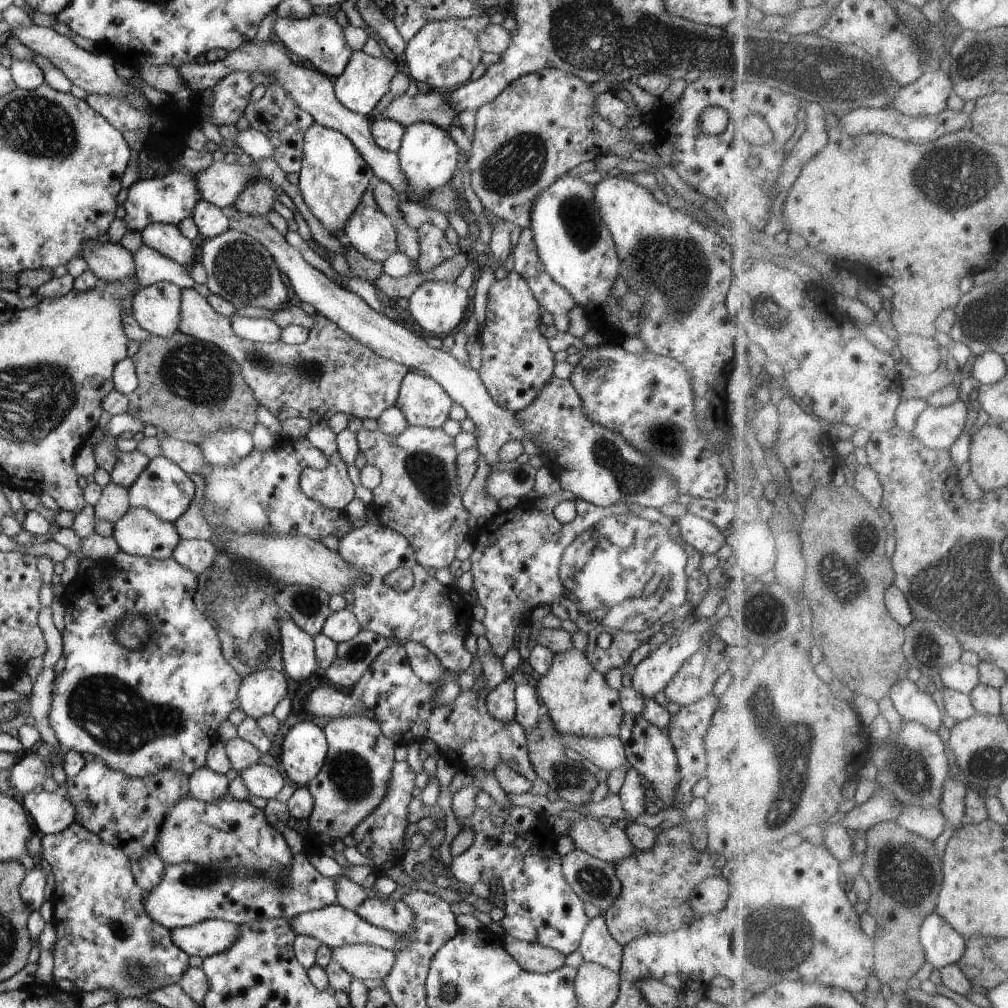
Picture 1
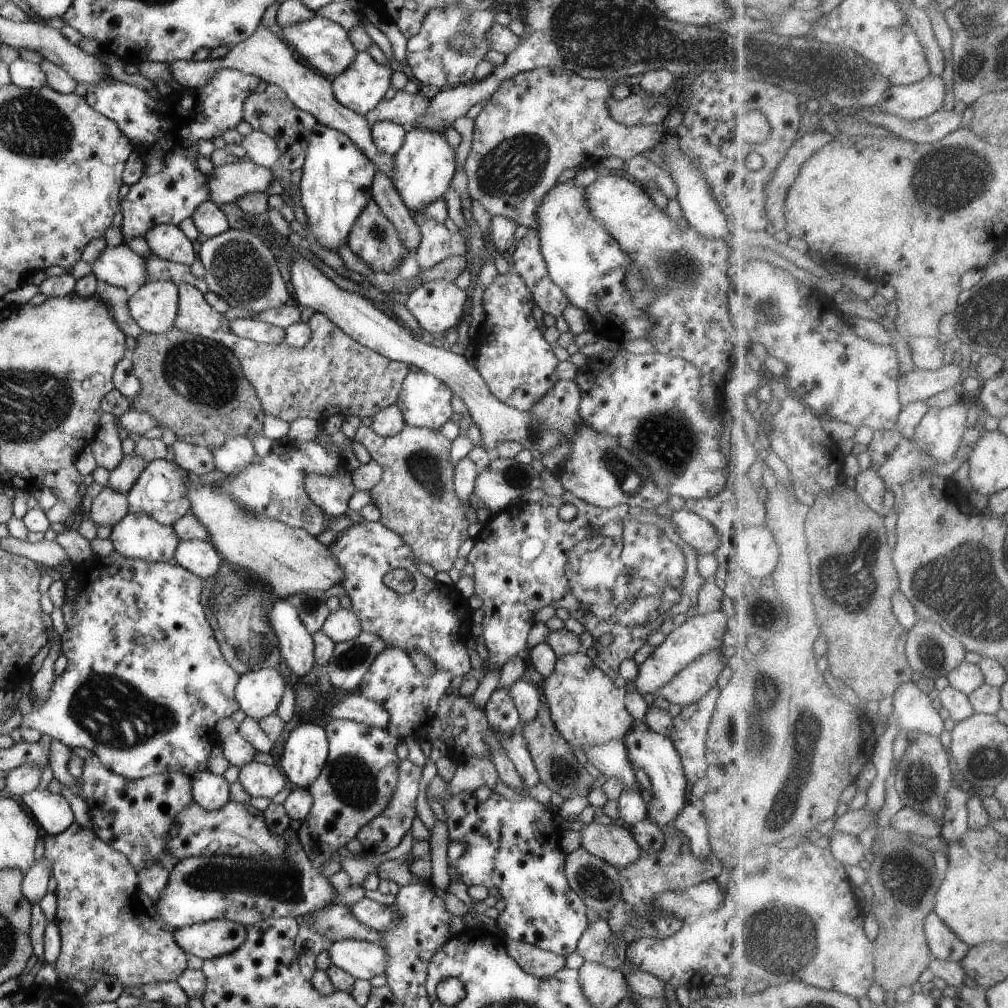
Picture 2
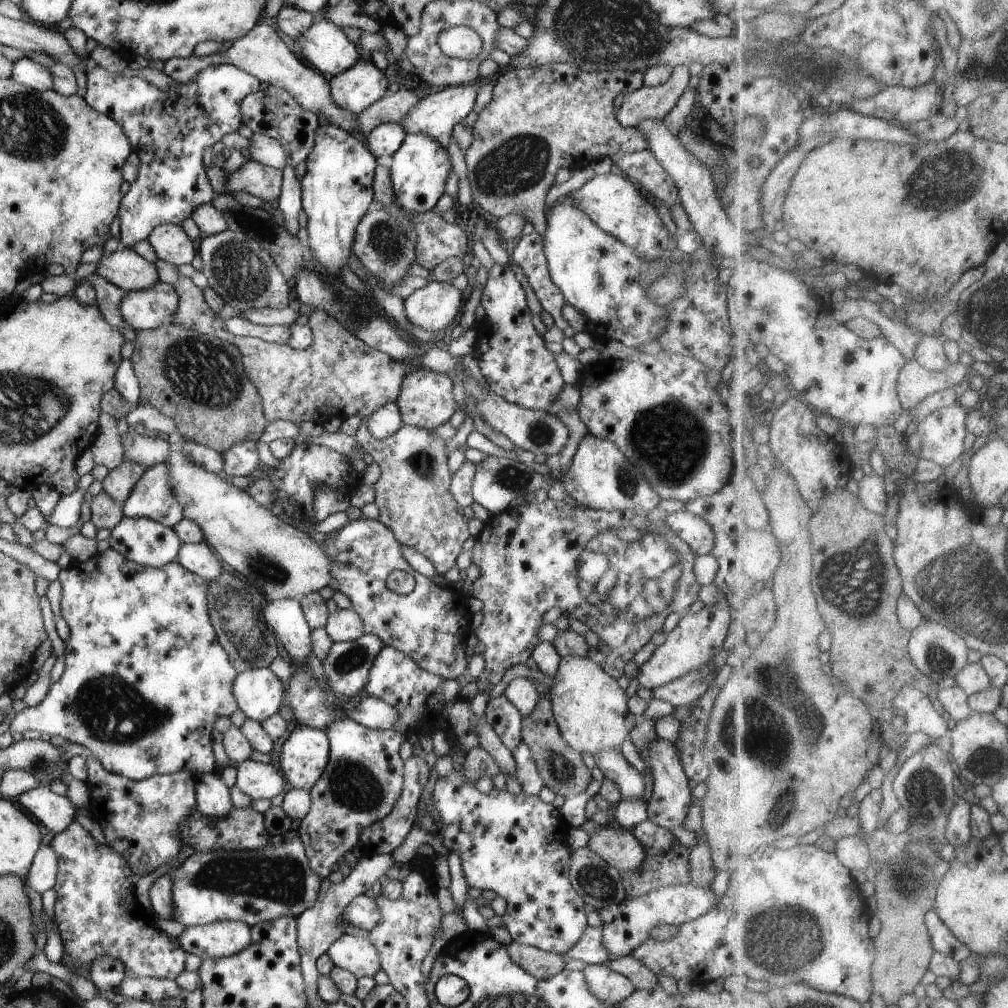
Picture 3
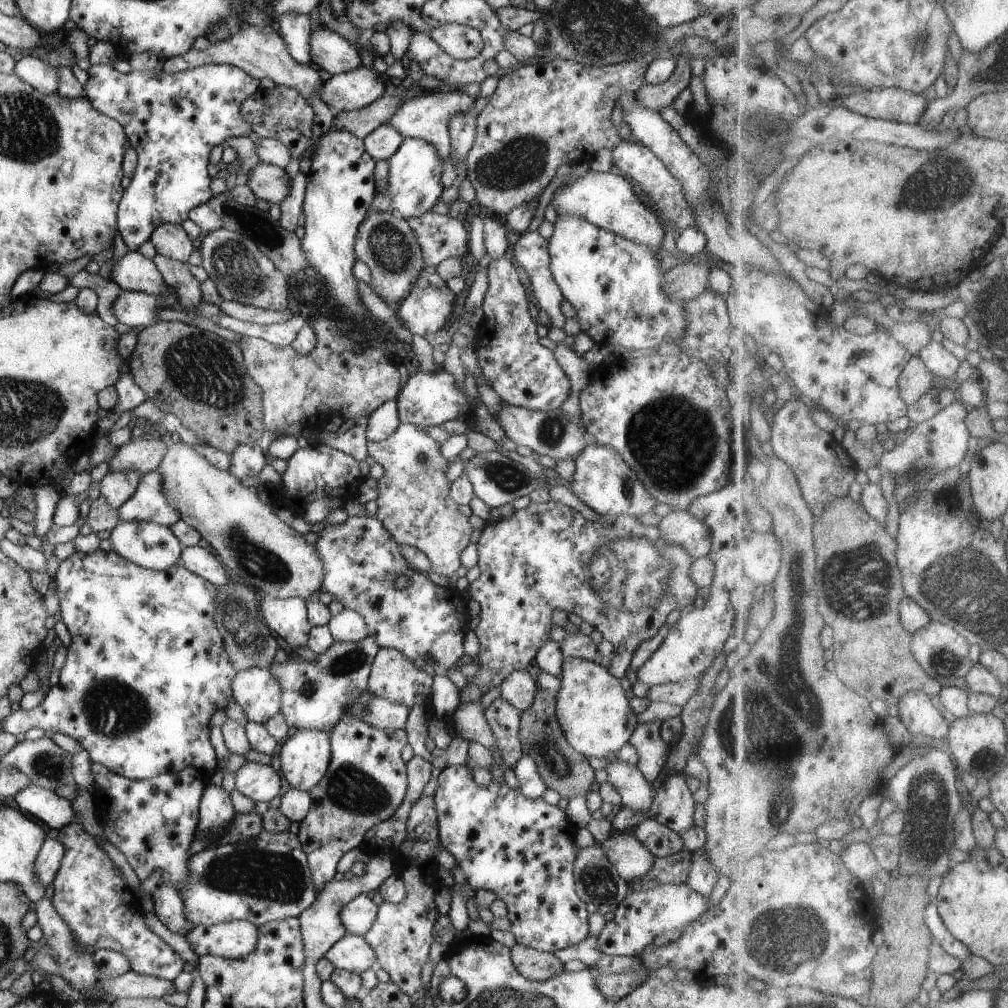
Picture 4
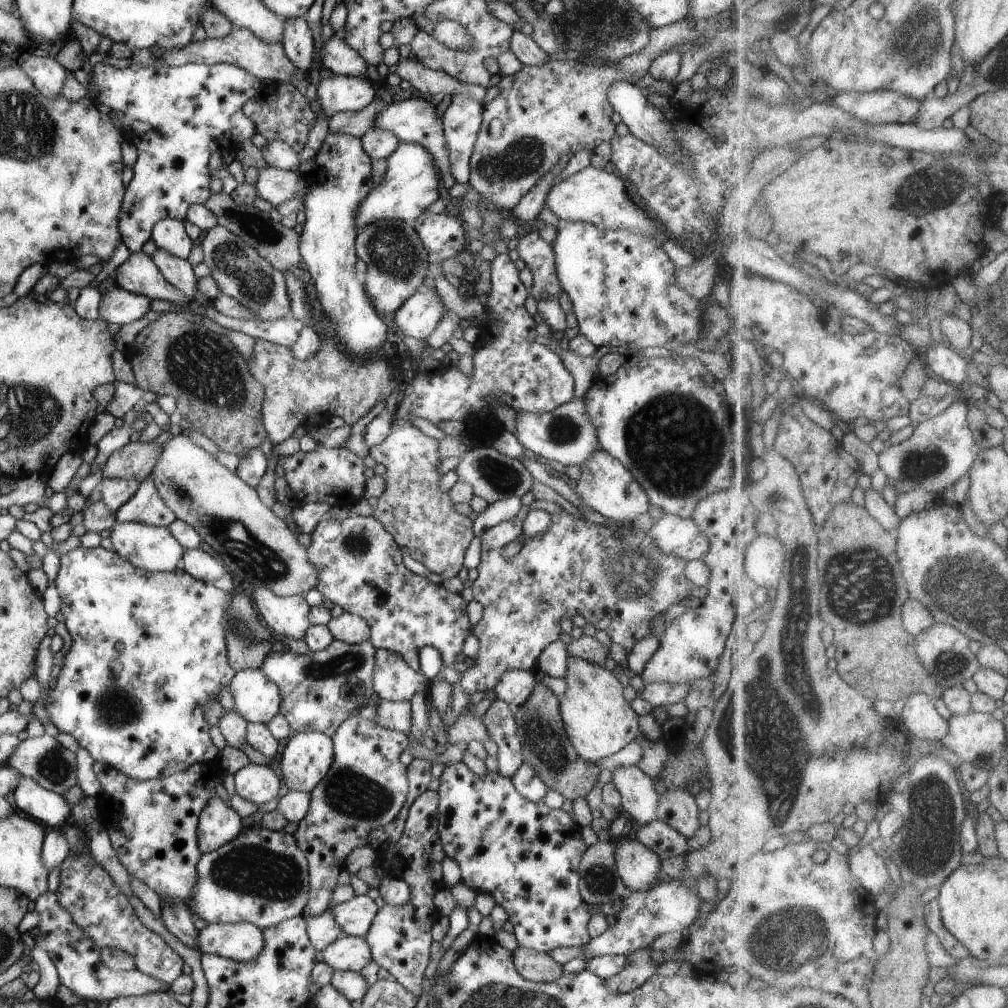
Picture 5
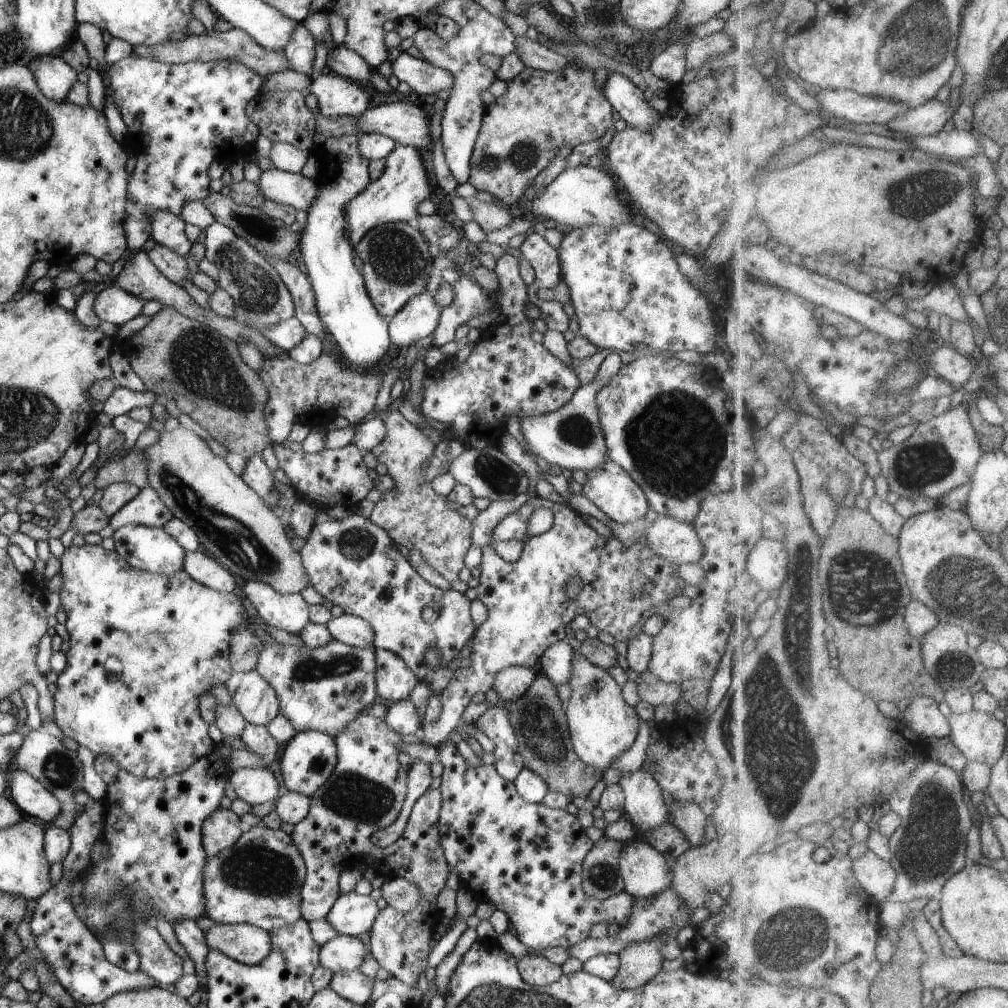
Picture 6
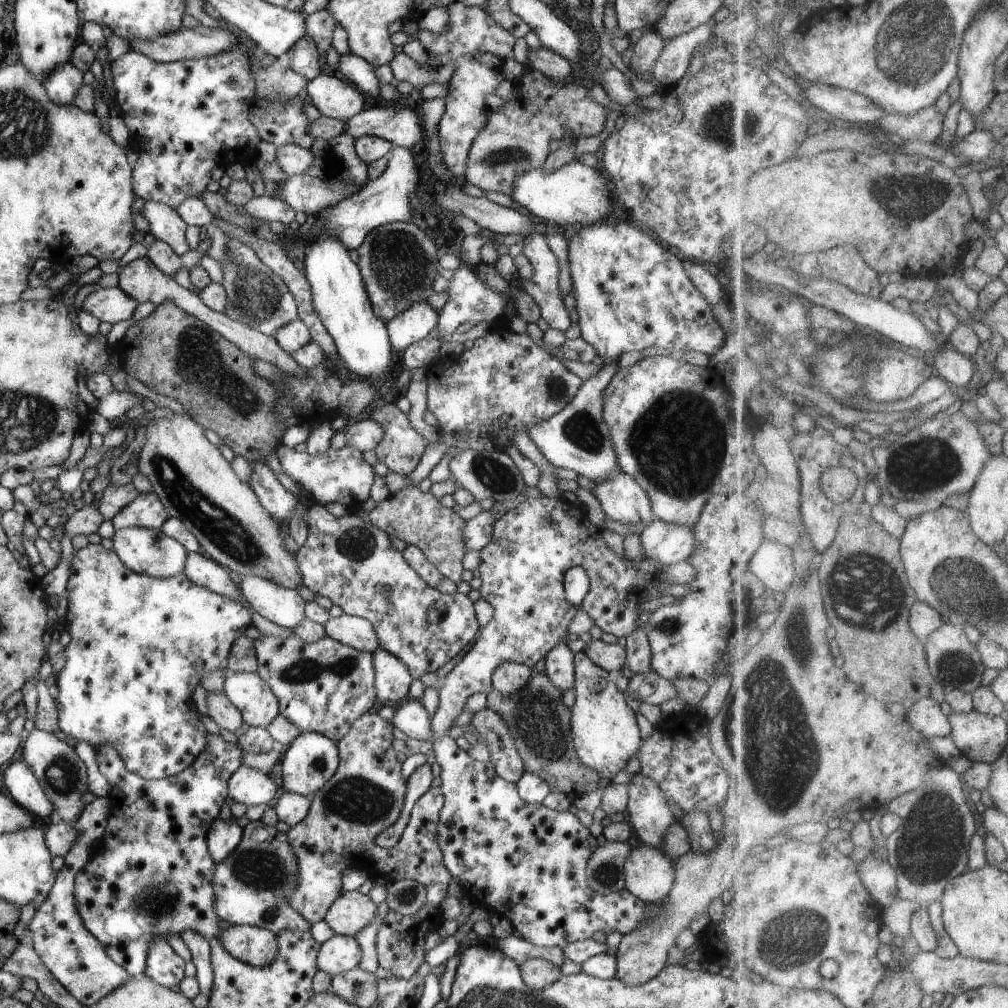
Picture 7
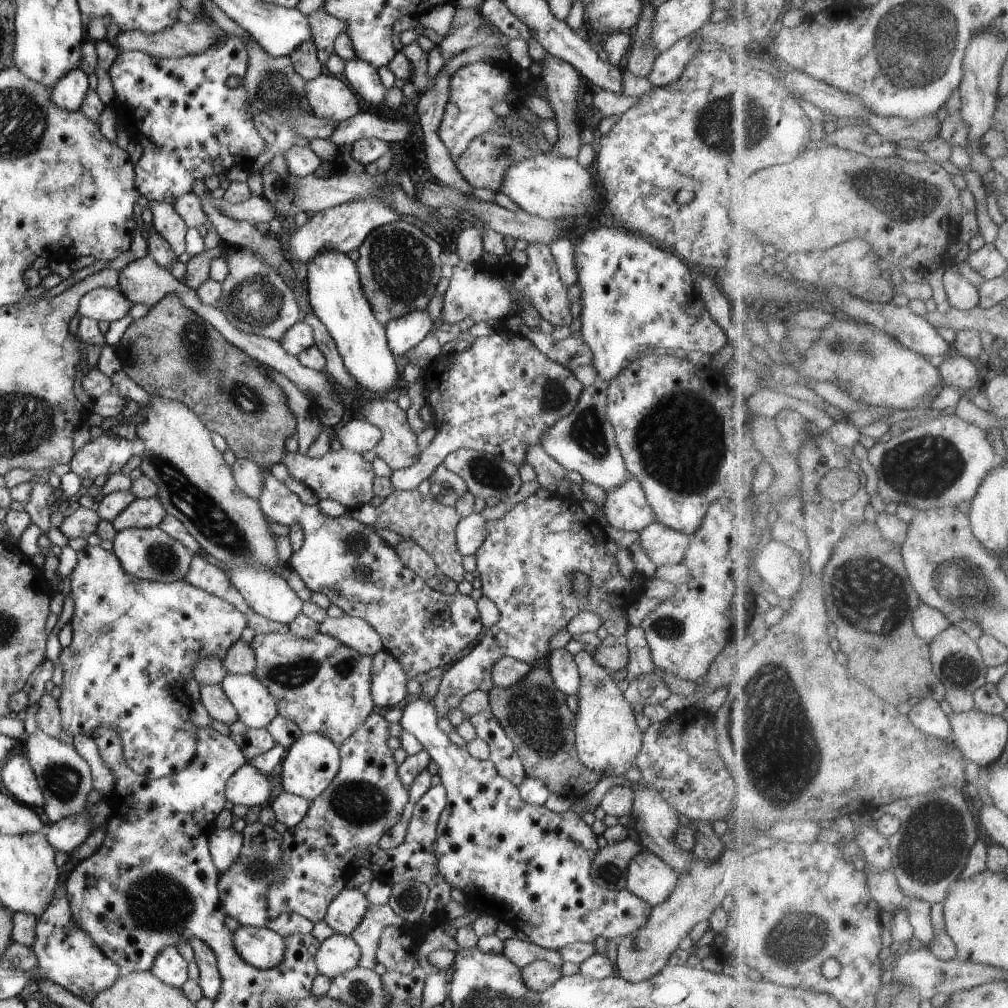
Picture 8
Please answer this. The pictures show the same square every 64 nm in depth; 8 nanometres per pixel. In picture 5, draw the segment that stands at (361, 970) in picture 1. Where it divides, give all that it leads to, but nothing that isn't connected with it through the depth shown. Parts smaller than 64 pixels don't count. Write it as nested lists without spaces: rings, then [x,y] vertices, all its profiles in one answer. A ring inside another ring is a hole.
[[[344,935],[332,941],[321,952],[321,959],[333,970],[356,971],[359,973],[373,960],[369,944],[364,937]]]

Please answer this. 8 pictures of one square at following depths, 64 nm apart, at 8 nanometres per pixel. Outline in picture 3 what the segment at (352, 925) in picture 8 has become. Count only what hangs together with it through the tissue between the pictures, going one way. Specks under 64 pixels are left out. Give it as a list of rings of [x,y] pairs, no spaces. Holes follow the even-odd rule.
[[[358,895],[345,906],[342,920],[370,932],[381,921],[378,902],[368,895]]]

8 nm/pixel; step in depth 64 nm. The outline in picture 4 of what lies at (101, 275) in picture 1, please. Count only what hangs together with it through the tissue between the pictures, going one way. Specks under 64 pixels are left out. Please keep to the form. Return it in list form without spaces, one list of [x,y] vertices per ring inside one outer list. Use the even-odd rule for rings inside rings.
[[[128,251],[114,262],[109,274],[123,291],[140,291],[153,295],[167,293],[167,284],[153,260],[140,251]]]

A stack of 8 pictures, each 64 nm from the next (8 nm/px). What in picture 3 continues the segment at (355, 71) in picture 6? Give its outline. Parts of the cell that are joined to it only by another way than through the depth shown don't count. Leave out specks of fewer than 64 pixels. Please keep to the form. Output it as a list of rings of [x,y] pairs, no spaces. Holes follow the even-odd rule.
[[[322,17],[313,23],[297,40],[303,61],[322,74],[336,76],[352,68],[361,58],[356,45],[348,40],[344,29]]]

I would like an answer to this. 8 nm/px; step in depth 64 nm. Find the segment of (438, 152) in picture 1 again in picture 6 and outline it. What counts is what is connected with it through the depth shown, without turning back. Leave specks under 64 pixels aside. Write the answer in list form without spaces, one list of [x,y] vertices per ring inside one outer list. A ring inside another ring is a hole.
[[[396,145],[385,158],[381,177],[371,180],[368,186],[345,204],[345,223],[347,235],[352,246],[372,227],[384,223],[403,222],[416,228],[418,204],[433,196],[432,185],[428,181],[428,170],[422,159],[423,150],[415,146]]]

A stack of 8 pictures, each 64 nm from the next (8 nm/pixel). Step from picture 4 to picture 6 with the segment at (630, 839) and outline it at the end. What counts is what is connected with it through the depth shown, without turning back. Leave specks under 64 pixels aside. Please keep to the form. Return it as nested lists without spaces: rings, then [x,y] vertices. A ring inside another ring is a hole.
[[[628,842],[619,856],[619,873],[625,892],[633,897],[648,898],[671,886],[668,861],[650,843]]]

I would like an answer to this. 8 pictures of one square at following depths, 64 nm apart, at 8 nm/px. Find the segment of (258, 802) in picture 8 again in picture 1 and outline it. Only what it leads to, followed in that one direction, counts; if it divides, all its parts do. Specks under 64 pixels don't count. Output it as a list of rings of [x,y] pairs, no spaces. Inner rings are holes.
[[[258,763],[243,770],[239,776],[245,782],[250,796],[261,796],[266,800],[275,799],[276,794],[289,781],[280,768]]]

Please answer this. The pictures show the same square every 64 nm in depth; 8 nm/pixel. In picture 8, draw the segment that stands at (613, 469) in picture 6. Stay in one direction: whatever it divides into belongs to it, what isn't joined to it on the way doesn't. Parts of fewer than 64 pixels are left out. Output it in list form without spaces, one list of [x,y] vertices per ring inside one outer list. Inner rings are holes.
[[[634,477],[605,490],[602,508],[608,524],[618,530],[640,532],[655,521],[646,493]]]

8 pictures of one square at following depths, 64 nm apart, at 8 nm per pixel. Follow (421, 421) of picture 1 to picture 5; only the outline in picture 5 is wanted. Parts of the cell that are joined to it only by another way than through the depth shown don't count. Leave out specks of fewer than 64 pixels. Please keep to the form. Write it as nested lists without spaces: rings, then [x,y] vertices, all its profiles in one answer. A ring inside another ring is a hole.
[[[501,254],[495,257],[490,264],[490,291],[484,299],[484,305],[497,313],[497,322],[493,322],[475,343],[473,354],[474,373],[467,378],[459,369],[441,366],[433,371],[417,372],[407,374],[400,392],[400,401],[395,414],[401,421],[410,421],[412,416],[424,418],[428,422],[438,424],[444,420],[458,420],[463,422],[467,428],[472,429],[484,447],[489,437],[487,432],[492,429],[494,420],[493,409],[489,402],[490,397],[496,397],[501,403],[513,408],[515,412],[528,411],[534,414],[542,414],[553,411],[555,408],[569,403],[573,399],[575,389],[575,378],[564,368],[562,359],[552,348],[536,342],[537,333],[533,316],[531,316],[524,303],[529,290],[520,281],[519,271],[522,259],[516,255]]]

